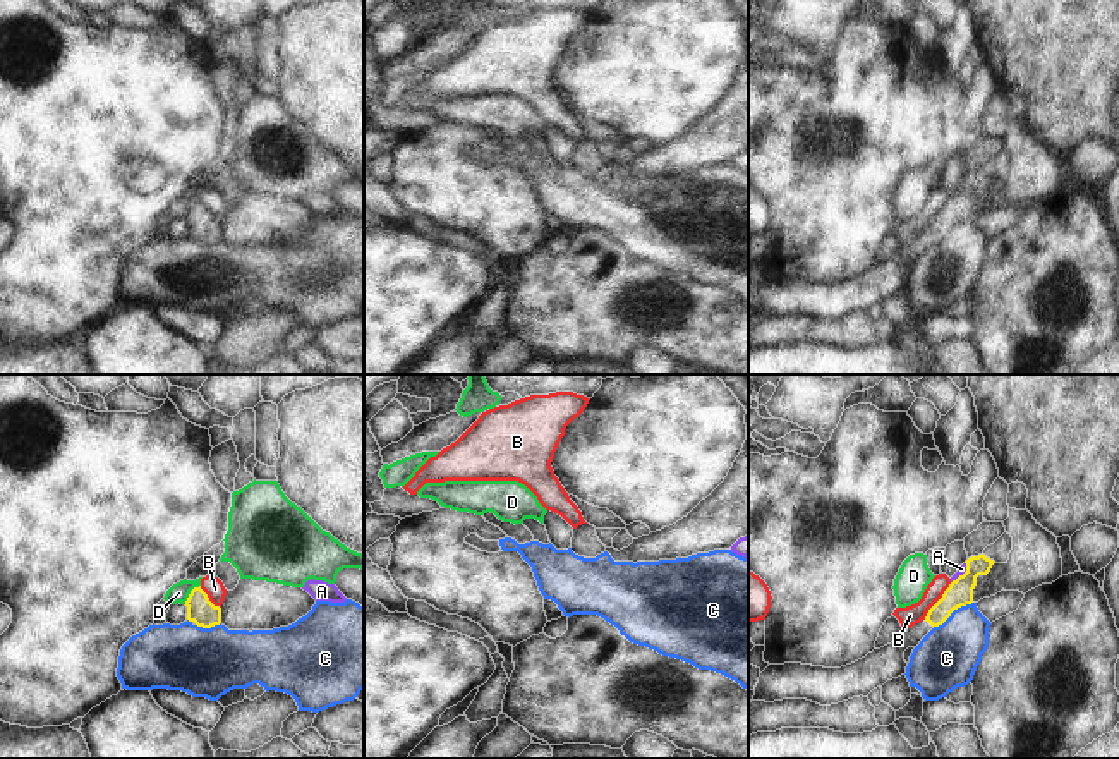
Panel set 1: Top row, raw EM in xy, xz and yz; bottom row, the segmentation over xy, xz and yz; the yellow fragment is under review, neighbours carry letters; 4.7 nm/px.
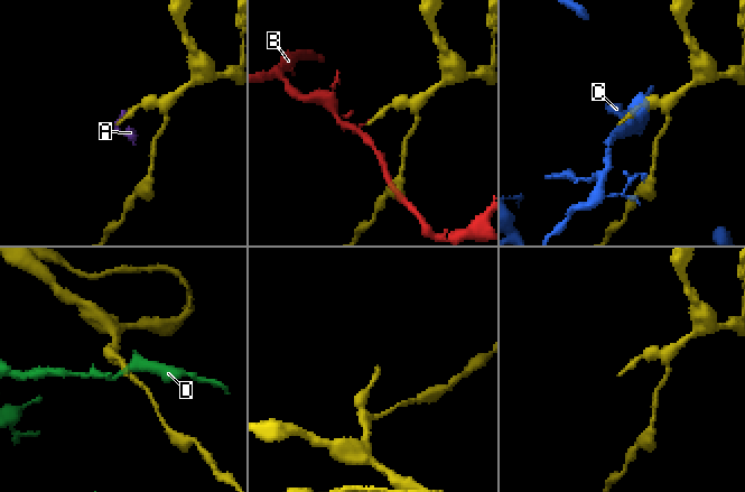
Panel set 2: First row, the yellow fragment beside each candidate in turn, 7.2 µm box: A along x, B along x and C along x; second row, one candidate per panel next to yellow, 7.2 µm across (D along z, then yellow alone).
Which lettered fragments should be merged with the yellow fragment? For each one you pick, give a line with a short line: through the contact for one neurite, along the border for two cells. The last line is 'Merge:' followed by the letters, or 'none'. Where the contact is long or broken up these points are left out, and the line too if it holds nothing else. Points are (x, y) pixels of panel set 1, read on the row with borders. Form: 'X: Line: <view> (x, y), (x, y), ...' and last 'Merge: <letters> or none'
Merge: none.

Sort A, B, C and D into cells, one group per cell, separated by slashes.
A B / C / D

